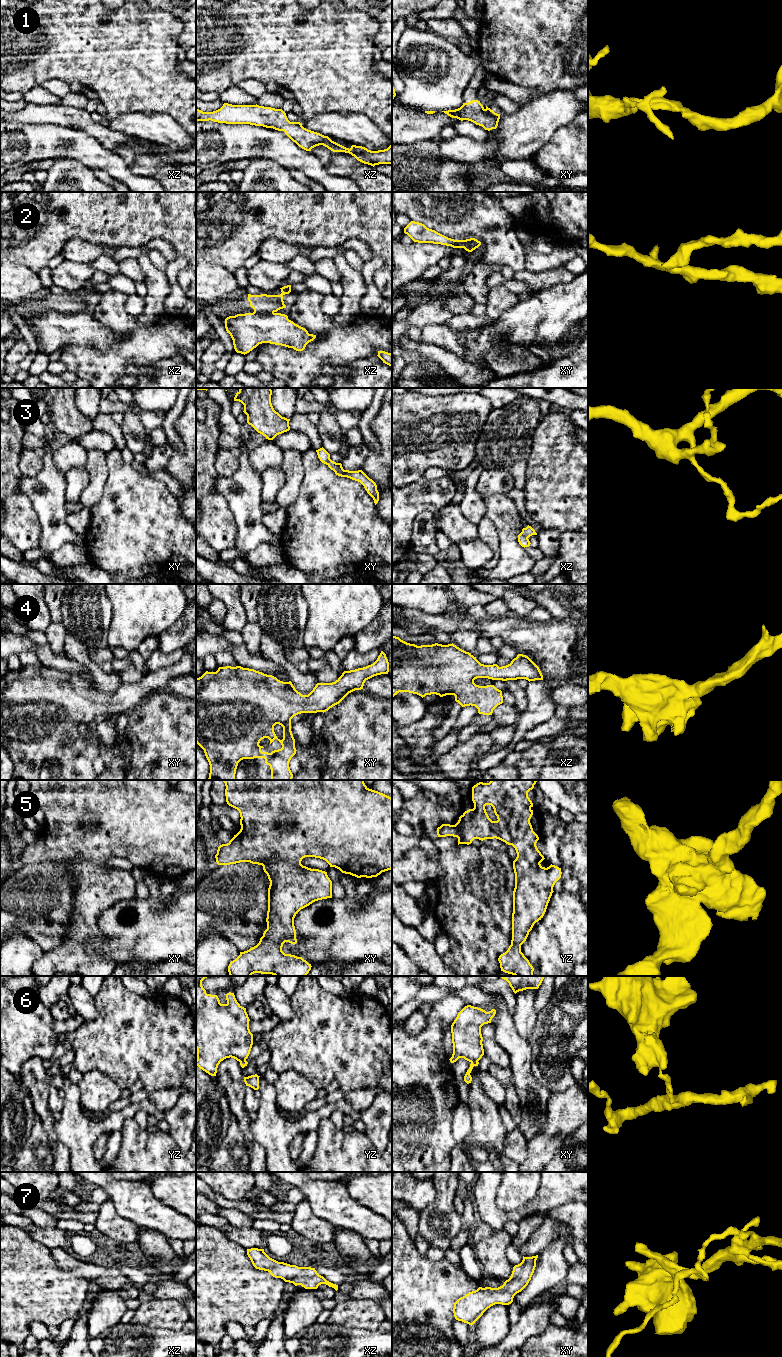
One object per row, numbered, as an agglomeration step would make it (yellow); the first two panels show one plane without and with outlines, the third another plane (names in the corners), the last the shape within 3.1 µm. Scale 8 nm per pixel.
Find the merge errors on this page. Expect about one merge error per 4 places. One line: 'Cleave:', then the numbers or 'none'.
Cleave: 2, 3, 6

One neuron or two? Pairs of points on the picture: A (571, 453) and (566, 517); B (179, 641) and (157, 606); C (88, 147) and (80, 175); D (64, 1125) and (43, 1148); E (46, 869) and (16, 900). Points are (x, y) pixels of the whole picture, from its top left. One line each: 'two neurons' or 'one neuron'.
A: one neuron
B: two neurons
C: two neurons
D: two neurons
E: one neuron

